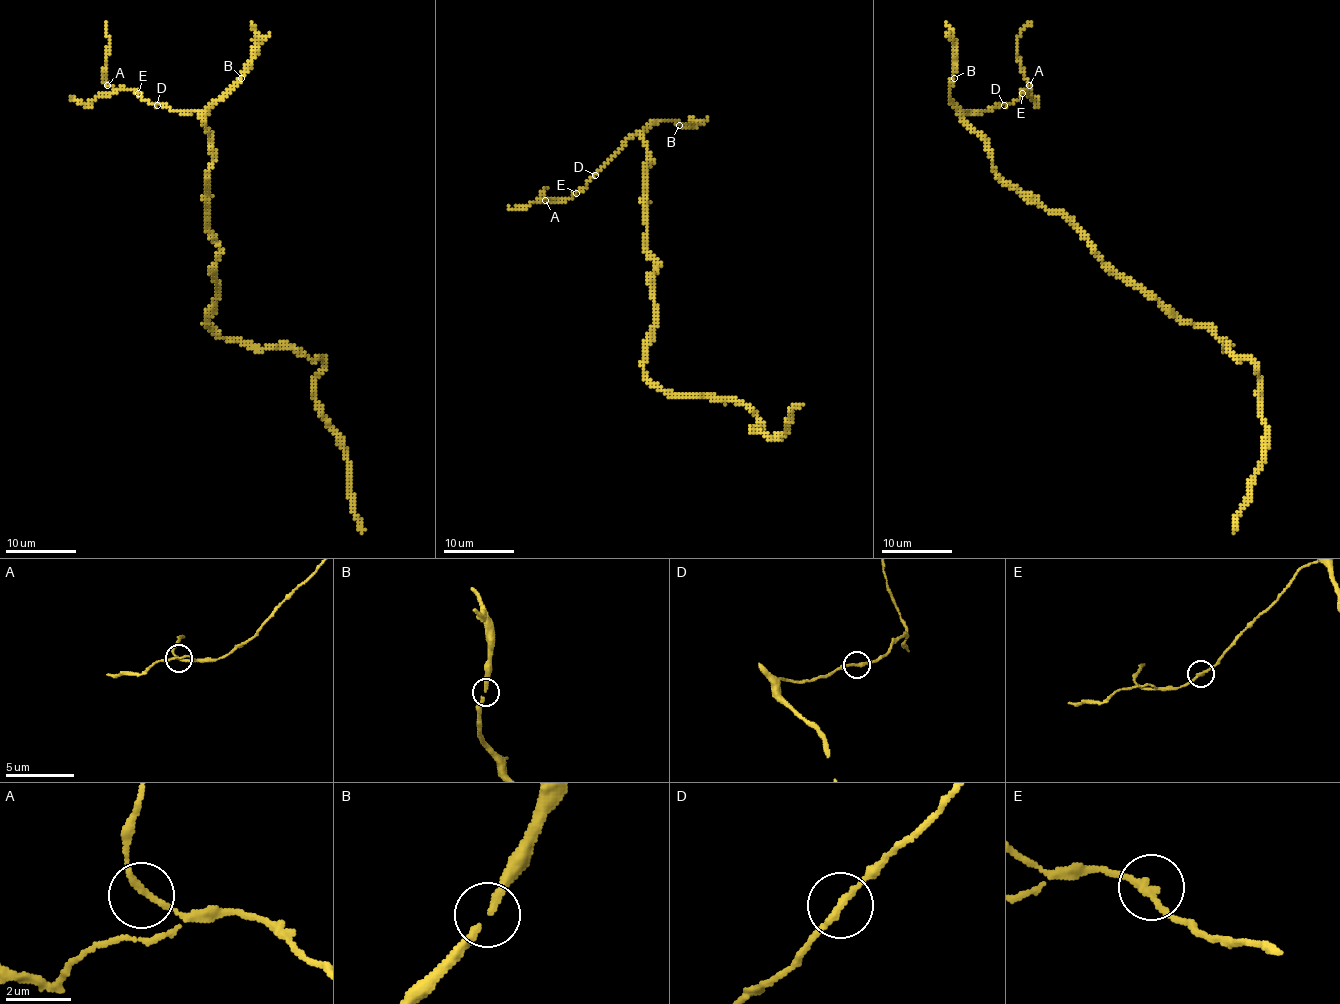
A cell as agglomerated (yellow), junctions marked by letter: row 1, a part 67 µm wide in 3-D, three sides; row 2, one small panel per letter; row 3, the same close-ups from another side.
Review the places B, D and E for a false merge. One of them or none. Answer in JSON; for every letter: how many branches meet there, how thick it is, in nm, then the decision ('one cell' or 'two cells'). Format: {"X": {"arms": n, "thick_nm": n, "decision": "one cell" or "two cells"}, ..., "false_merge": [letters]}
{"B": {"arms": 2, "thick_nm": 240, "decision": "one cell"}, "D": {"arms": 2, "thick_nm": 190, "decision": "one cell"}, "E": {"arms": 2, "thick_nm": 190, "decision": "one cell"}, "false_merge": []}

